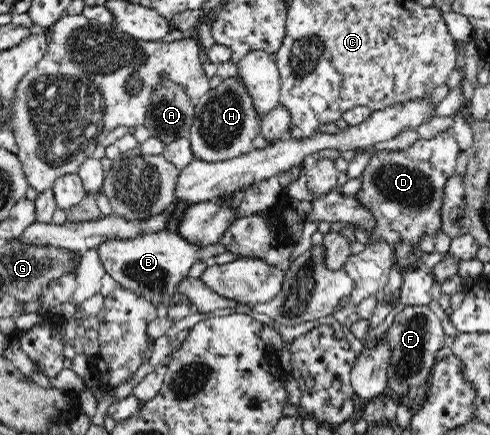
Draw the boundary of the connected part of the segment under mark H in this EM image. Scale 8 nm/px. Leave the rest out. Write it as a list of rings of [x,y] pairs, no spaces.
[[[239,76],[221,79],[215,88],[194,101],[194,115],[190,137],[194,159],[207,163],[227,161],[246,153],[255,147],[253,141],[261,136],[263,115],[256,112],[254,99],[239,80]]]

